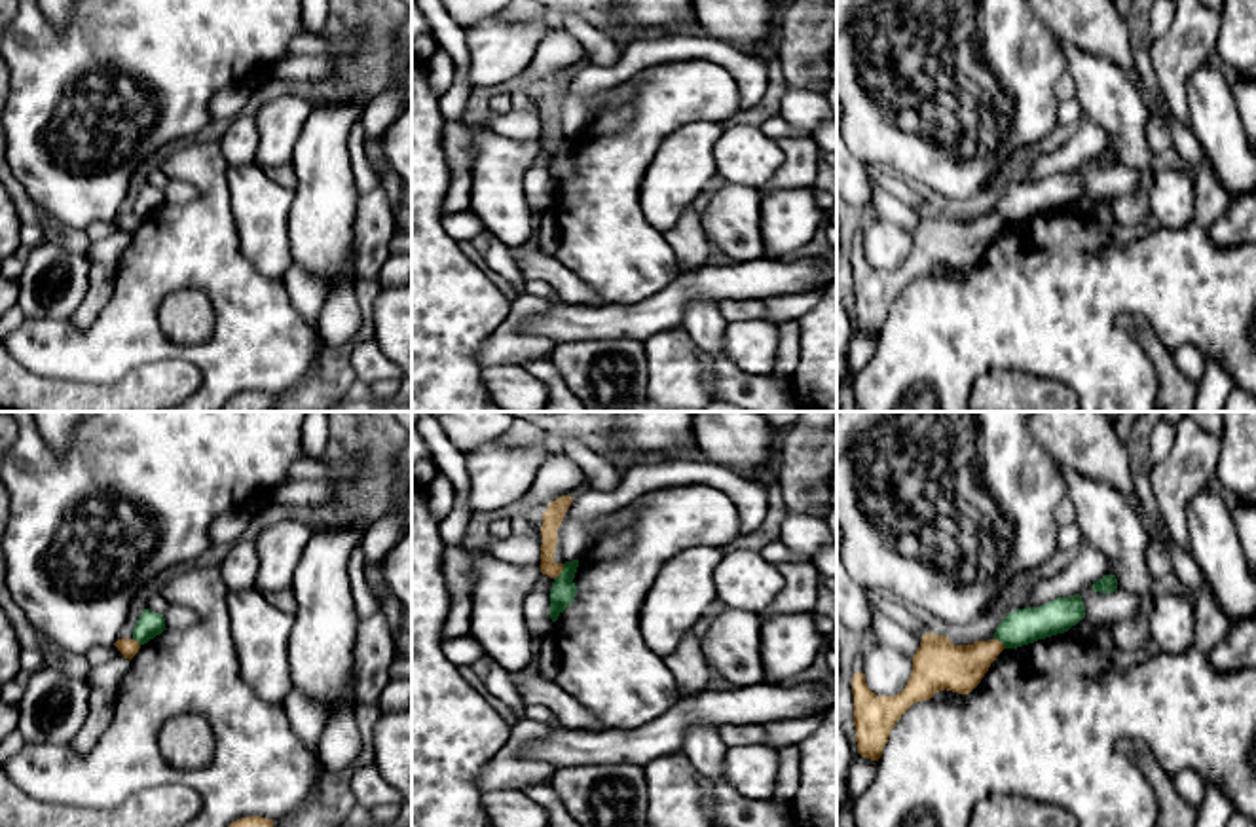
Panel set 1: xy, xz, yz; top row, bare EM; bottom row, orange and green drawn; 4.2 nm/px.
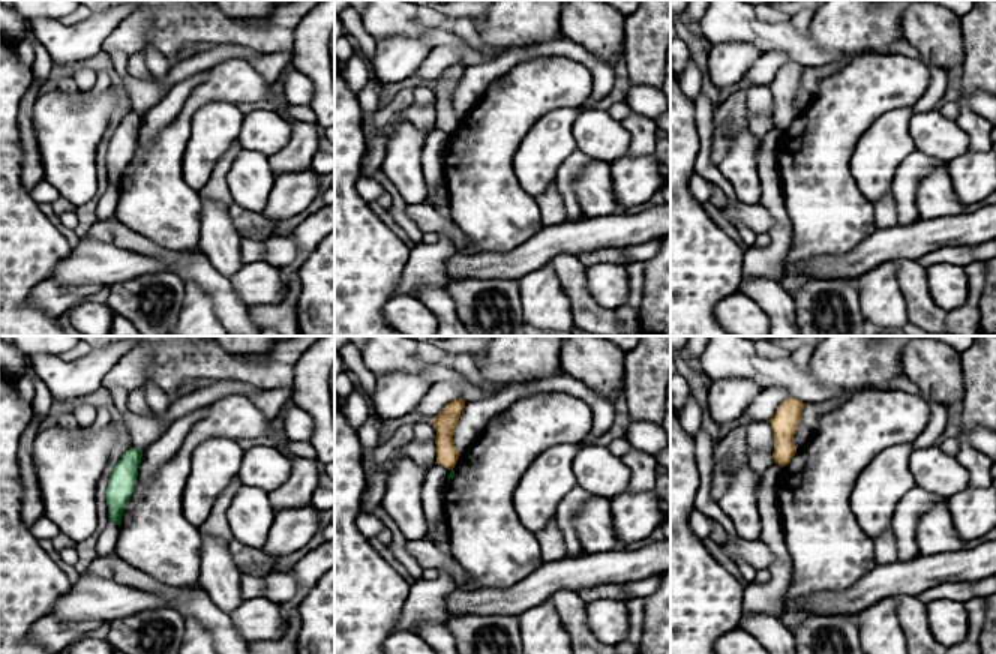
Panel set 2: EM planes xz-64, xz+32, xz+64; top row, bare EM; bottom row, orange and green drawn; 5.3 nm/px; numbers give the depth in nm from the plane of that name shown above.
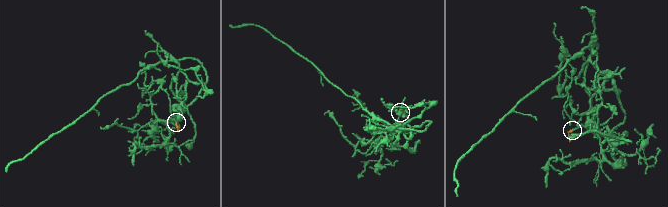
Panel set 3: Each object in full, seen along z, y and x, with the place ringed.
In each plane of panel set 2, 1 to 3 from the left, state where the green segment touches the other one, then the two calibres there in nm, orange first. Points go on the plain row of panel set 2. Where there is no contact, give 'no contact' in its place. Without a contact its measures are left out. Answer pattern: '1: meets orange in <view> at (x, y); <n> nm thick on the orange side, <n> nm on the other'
1: no contact
2: no contact
3: no contact

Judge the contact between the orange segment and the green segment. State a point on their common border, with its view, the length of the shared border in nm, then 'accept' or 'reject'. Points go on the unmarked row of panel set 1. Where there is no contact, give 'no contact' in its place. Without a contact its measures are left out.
meets orange in xz at (560, 147); contact 80 nm long; reject

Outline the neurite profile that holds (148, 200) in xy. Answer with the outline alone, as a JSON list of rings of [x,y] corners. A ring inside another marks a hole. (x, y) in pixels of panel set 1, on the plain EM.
[[[144,184],[135,199],[133,214],[144,220],[163,205],[167,205],[163,190],[154,188],[152,184]]]

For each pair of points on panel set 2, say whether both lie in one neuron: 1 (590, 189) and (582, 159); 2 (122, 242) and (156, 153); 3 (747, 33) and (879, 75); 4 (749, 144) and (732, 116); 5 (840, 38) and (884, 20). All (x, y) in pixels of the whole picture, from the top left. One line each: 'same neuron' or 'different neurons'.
1: different neurons
2: different neurons
3: different neurons
4: different neurons
5: same neuron

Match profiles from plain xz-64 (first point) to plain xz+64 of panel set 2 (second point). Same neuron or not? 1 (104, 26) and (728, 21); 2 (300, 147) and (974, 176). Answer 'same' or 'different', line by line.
1: different
2: different

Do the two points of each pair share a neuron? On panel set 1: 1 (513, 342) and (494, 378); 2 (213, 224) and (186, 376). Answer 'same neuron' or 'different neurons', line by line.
1: different neurons
2: different neurons

